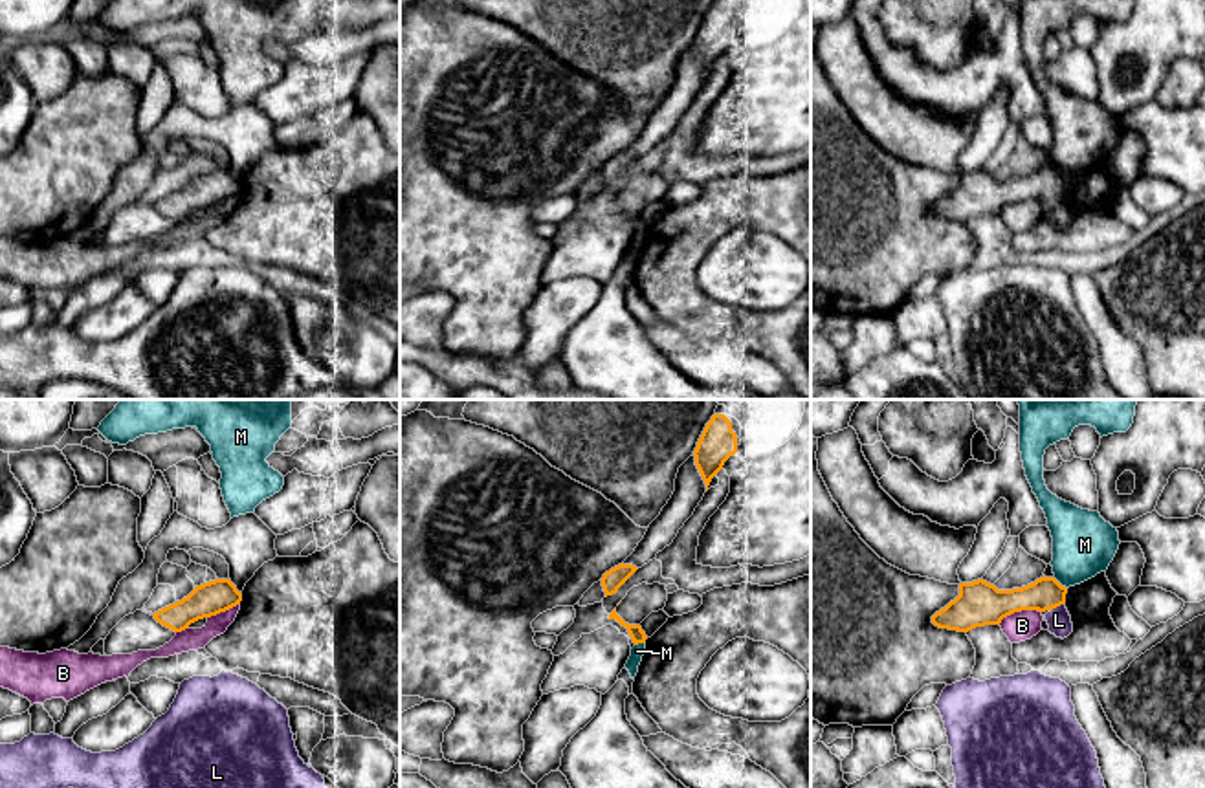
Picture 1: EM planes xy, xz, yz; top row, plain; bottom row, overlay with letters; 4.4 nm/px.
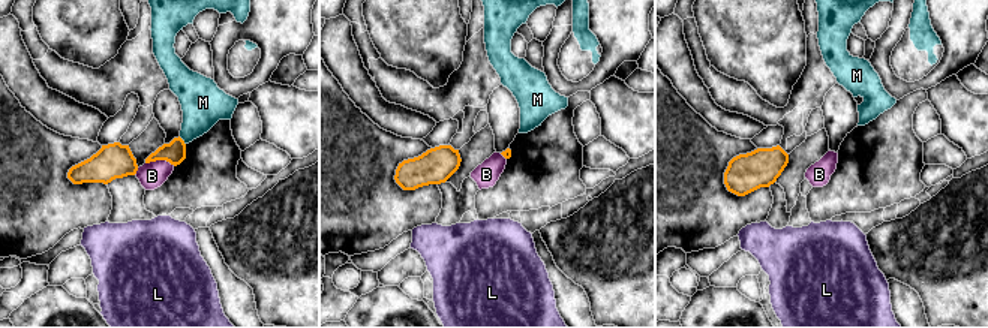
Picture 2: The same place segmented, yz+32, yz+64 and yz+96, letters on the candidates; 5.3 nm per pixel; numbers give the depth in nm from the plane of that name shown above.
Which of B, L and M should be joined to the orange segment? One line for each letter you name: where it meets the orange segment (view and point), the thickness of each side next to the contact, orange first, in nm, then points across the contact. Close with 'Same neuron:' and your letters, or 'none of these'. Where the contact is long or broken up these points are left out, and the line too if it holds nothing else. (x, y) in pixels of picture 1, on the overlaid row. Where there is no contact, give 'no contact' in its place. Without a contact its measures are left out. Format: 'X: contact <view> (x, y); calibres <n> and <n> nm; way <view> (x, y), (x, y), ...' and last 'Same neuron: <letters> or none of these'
Same neuron: none of these

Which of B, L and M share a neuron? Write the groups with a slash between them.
B / L / M

